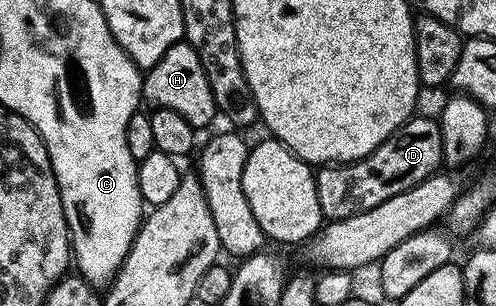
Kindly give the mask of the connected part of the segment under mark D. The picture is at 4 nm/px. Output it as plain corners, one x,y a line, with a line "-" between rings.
411,117
367,157
354,162
325,164
316,171
315,192
319,196
322,219
333,223
368,212
438,173
442,162
442,132
438,119

